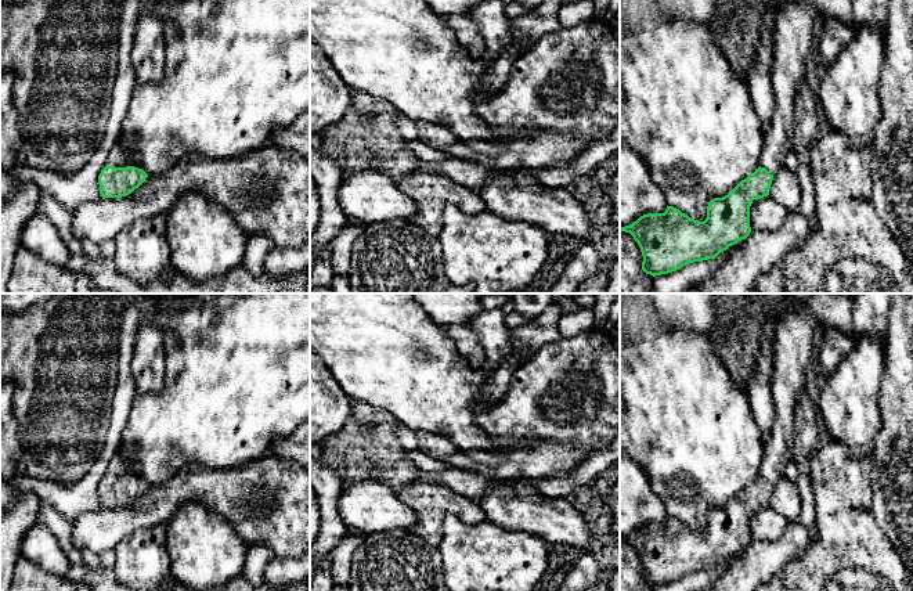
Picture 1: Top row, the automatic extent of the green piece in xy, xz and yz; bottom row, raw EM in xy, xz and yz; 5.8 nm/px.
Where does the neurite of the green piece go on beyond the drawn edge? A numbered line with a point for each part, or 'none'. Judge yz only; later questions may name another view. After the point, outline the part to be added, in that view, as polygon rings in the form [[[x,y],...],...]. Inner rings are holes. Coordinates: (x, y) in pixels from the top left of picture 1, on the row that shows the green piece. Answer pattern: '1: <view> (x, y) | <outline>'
1: yz (796, 25) | [[[854,0],[779,1],[771,65],[775,111],[759,156],[759,166],[773,176],[783,167],[793,147],[794,98],[801,80],[806,78],[806,62],[815,53],[818,22],[822,17],[852,25]]]

